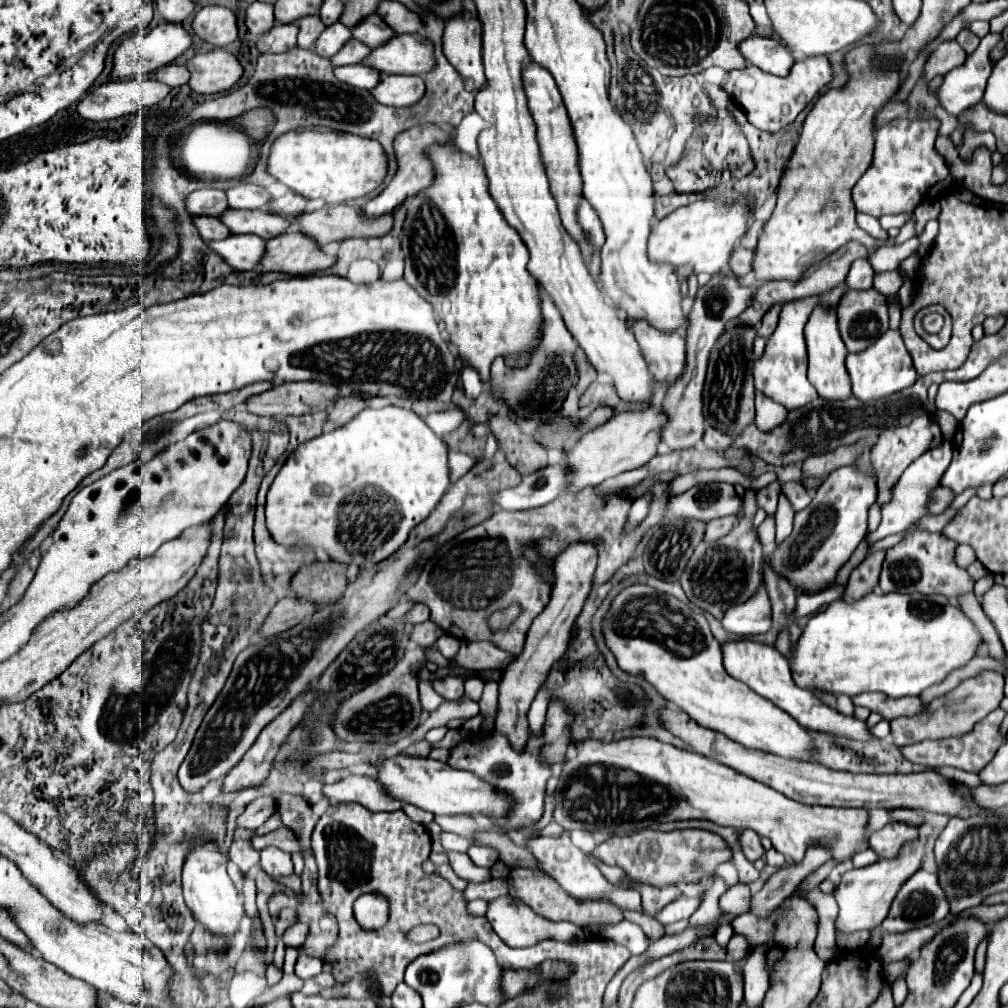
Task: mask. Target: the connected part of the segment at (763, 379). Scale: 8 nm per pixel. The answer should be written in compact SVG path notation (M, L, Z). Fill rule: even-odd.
M806 297L800 301L786 303L780 313L780 323L768 339L764 355L760 359L756 359L756 365L754 365L756 389L760 389L764 395L772 397L786 409L804 407L808 401L818 397L816 389L806 379L808 359L806 359L806 343L804 343L804 325L816 303L818 303L818 297Z

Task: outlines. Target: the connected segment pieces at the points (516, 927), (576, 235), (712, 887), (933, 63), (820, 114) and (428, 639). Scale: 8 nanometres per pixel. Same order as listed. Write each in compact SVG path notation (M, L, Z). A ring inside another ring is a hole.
M502 895L488 901L486 919L498 937L510 947L530 947L544 937L566 939L566 927L572 927L568 921L548 921L534 913L524 901Z
M530 61L522 73L524 73L522 83L524 83L526 97L528 97L528 109L536 121L536 127L538 127L540 153L542 153L544 163L546 163L546 173L550 179L550 191L558 203L562 225L572 235L572 239L580 245L590 273L598 275L598 271L600 271L598 249L590 245L588 237L584 237L584 231L580 229L580 225L576 221L576 205L578 205L578 199L582 195L582 181L580 181L580 173L578 173L578 165L576 165L578 151L576 151L576 143L574 143L574 135L572 135L572 127L570 127L570 119L568 119L562 95L558 91L556 81L550 77L550 73L544 67L540 67L538 63Z
M714 875L710 879L708 885L704 885L704 889L700 891L700 907L694 911L694 915L690 917L692 925L704 925L708 921L714 921L716 917L720 917L720 909L718 909L718 897L728 889L726 881L718 875Z
M956 39L944 41L940 43L934 51L928 53L926 63L924 63L924 71L922 71L922 79L924 83L930 83L936 75L946 75L950 69L954 69L956 65L960 65L966 59L964 49L958 45Z
M868 45L856 47L846 55L846 65L852 81L844 89L826 91L806 115L802 133L790 157L790 167L780 183L778 203L760 235L754 273L758 279L800 279L800 273L812 263L824 259L828 253L840 249L848 241L864 241L868 249L882 243L858 229L850 191L872 163L872 131L874 115L894 97L900 85L898 71L872 71L872 49Z
M432 621L418 623L418 625L414 625L412 631L410 631L410 639L412 639L416 645L422 645L422 647L432 647L440 635L442 635L442 629L440 629L438 625L434 625Z

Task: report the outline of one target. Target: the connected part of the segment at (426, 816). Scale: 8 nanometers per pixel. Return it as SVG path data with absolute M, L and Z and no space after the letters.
M404 805L402 807L404 809L404 813L412 819L412 821L416 821L416 823L422 823L422 825L428 825L428 823L432 823L432 813L428 813L428 811L422 811L422 809L416 809L414 805Z

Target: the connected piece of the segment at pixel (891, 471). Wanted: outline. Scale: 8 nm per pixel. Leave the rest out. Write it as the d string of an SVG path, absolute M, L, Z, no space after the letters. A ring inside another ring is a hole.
M928 415L914 417L912 423L908 423L904 427L896 427L896 429L886 429L880 435L878 443L874 445L874 449L870 453L870 461L872 461L872 467L876 469L876 477L878 477L878 499L870 507L868 531L876 531L876 527L880 525L882 519L882 505L892 499L892 489L894 489L896 481L900 479L900 475L906 471L906 467L912 461L916 461L924 451L928 451L932 447L932 441L934 441L934 421Z

